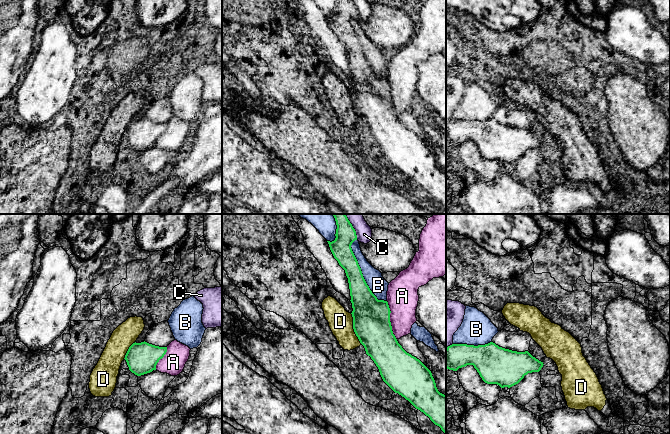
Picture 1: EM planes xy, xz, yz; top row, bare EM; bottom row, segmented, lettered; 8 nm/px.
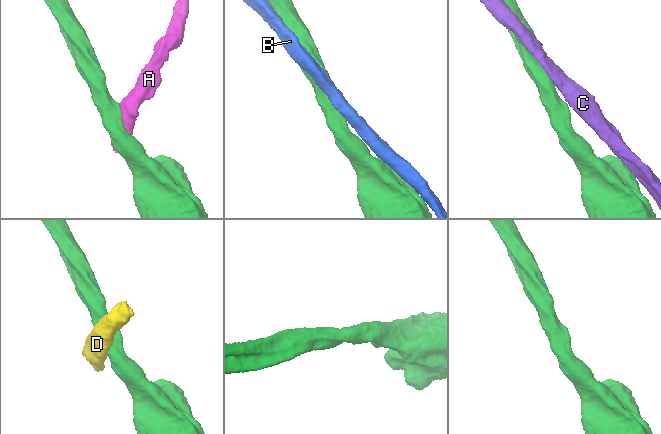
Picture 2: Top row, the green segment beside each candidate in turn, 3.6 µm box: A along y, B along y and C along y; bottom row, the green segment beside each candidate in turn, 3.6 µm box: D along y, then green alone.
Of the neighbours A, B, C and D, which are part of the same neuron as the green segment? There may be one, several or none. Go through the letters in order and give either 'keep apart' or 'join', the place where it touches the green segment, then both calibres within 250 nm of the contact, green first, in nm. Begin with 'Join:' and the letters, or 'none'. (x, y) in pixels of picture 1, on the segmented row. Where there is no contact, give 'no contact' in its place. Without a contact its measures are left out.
Join: none
A: keep apart; meets green in xz at (389, 320); 300 nm thick on the green side, 260 nm on the other
B: keep apart; meets green in xz at (361, 273); 200 nm thick on the green side, 150 nm on the other
C: keep apart; meets green in xz at (352, 227); 160 nm thick on the green side, 130 nm on the other
D: keep apart; meets green in xz at (353, 328); 300 nm thick on the green side, 190 nm on the other

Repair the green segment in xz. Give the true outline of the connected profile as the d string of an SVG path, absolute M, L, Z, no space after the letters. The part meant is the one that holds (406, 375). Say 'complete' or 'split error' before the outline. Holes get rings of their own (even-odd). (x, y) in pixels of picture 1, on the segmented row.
complete | M333 214L337 229L334 241L327 241L334 258L345 270L348 278L353 329L366 354L379 369L383 381L395 392L423 412L446 434L446 395L436 387L431 371L416 357L407 353L398 343L392 331L390 308L387 301L378 300L367 285L351 245L357 240L356 231L345 214Z

